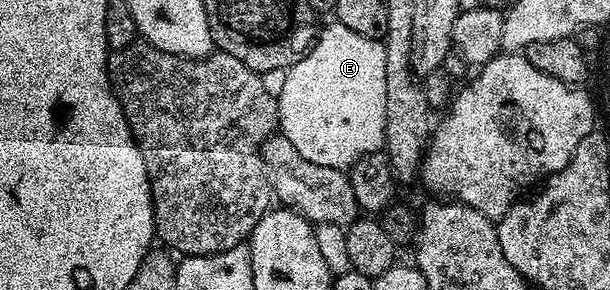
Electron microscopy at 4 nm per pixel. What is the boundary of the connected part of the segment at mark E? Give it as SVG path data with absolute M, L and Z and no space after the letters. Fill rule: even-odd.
M330 21L330 24L323 26L319 30L314 44L307 51L306 56L300 61L293 63L291 67L286 68L281 76L282 88L276 91L278 101L278 127L280 134L288 141L292 141L292 145L296 145L296 153L300 153L300 157L304 157L304 161L312 161L312 165L328 165L329 167L341 167L349 169L354 166L358 160L364 158L365 155L371 155L374 151L383 150L386 142L386 115L385 115L385 61L386 61L386 44L385 42L369 39L368 37L360 37L360 33L352 33L352 29L348 29L342 23Z

